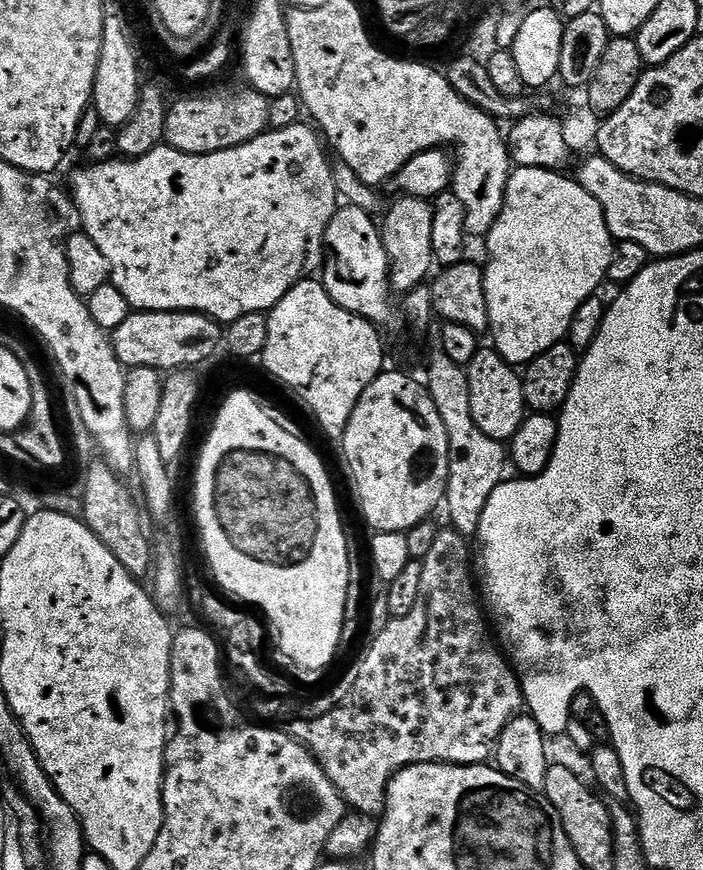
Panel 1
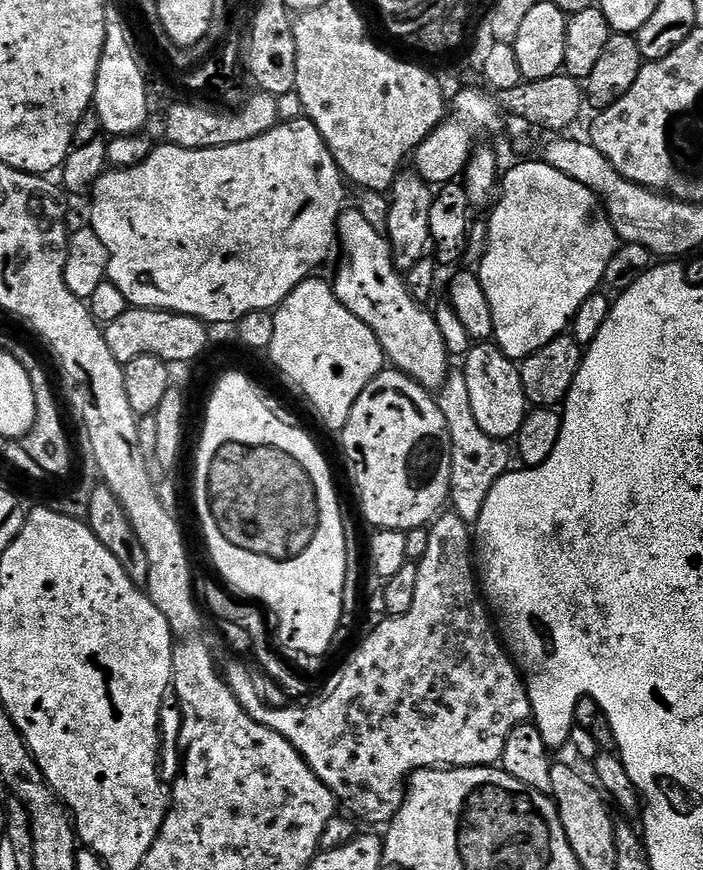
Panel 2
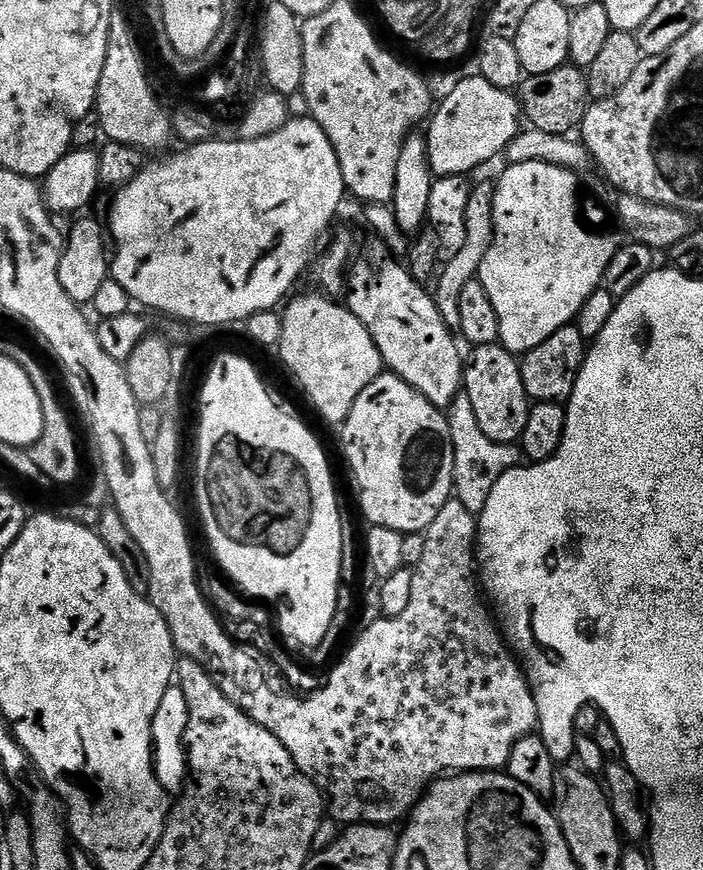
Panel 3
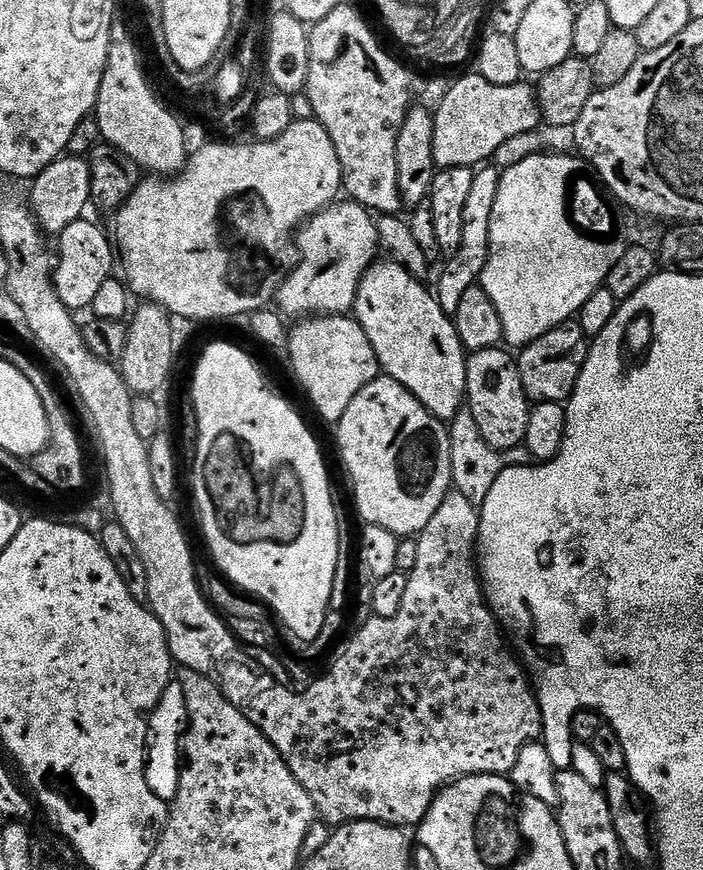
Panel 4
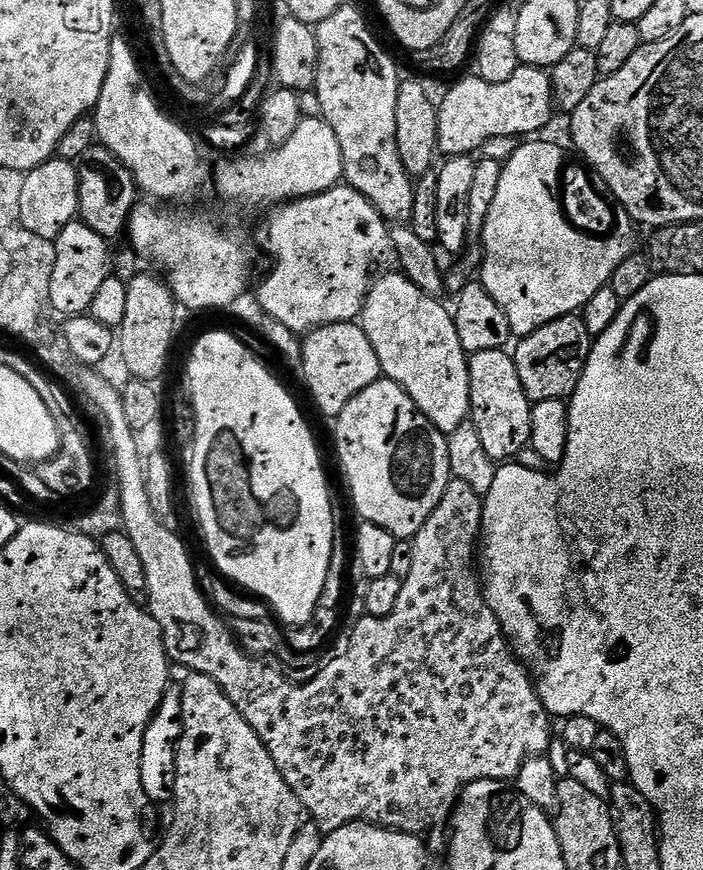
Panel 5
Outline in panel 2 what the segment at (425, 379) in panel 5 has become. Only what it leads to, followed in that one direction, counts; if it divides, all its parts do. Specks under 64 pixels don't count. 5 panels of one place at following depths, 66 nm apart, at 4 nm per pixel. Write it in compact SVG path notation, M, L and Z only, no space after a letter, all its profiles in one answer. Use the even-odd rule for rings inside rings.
M345 210L336 222L336 238L338 248L344 251L334 279L337 298L374 330L393 369L406 373L426 389L439 390L450 371L450 357L446 342L442 342L442 330L438 330L435 315L408 292L405 277L392 261L392 250L385 233L374 230L359 210Z

